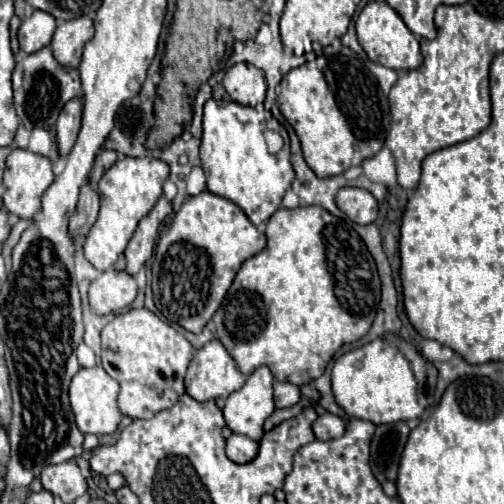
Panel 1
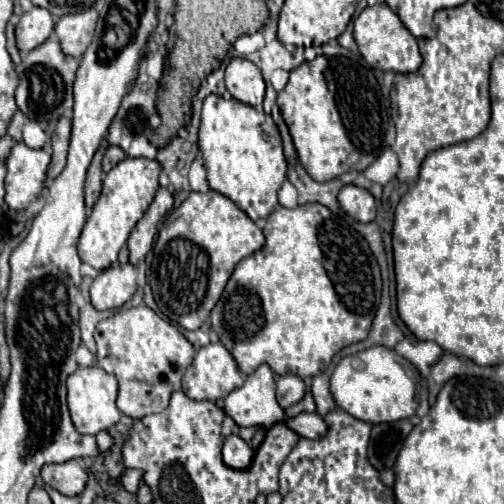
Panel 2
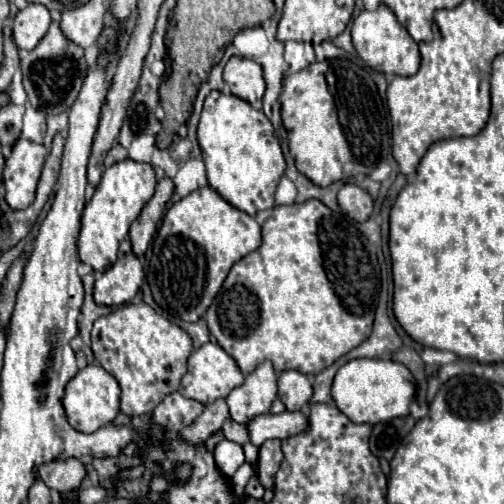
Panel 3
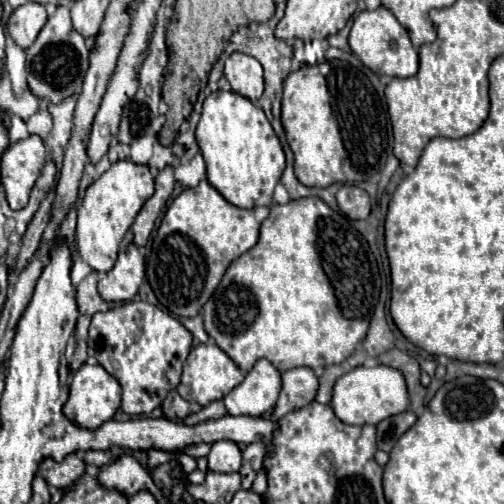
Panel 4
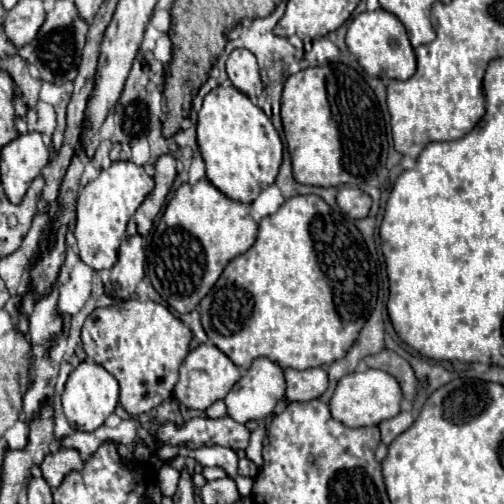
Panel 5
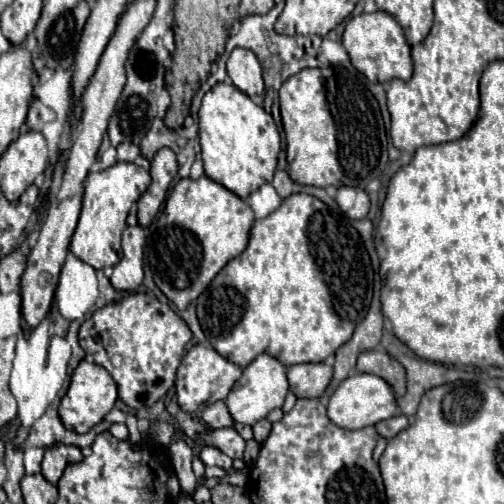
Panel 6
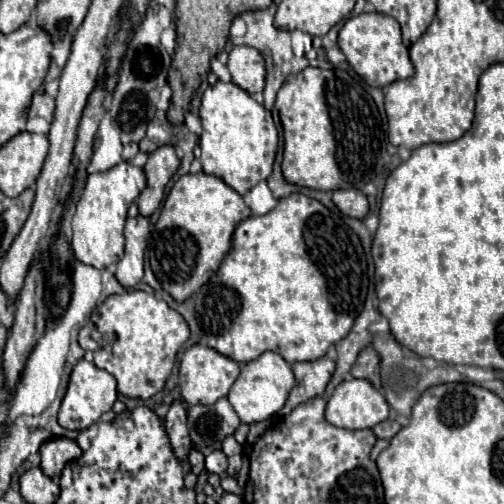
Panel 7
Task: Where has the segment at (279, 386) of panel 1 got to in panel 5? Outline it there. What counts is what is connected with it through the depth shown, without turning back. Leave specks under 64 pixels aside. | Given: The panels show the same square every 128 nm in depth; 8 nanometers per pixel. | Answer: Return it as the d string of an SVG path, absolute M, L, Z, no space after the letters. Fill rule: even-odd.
M286 368L286 398L290 402L308 402L320 398L328 388L328 372L324 368L294 370ZM260 424L260 426L252 432L250 444L248 444L248 448L246 448L246 458L252 460L258 468L260 468L260 464L262 464L262 440L264 440L264 436L266 436L266 430L264 430L264 424Z

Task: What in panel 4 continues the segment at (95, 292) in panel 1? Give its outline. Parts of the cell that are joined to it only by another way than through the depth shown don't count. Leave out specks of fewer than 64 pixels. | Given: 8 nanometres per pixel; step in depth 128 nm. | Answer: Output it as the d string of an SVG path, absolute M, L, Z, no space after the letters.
M130 244L118 252L114 268L100 276L98 292L106 302L132 300L144 276L144 258L136 244Z

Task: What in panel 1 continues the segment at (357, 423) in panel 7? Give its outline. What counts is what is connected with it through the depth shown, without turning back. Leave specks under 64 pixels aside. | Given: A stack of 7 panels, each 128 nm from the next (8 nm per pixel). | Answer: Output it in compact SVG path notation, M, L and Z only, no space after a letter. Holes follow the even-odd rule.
M385 334L358 350L340 356L334 362L332 392L336 402L344 408L348 416L362 418L372 424L392 424L400 420L420 418L424 412L422 408L428 408L434 400L436 378L438 370L430 360L420 356L420 352L416 352L410 344L406 344L398 336ZM416 382L418 382L418 400L416 400Z

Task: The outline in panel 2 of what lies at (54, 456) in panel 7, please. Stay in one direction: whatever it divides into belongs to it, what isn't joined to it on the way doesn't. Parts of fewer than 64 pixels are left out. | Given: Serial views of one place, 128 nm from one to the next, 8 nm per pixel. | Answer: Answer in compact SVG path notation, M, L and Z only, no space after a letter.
M68 460L62 464L44 464L42 480L64 496L78 496L86 486L88 474L78 460Z

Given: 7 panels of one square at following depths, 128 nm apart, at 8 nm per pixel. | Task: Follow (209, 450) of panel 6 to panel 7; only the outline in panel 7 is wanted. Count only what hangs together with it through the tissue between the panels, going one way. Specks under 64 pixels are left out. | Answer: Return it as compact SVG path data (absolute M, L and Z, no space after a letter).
M214 450L206 456L206 470L222 476L228 468L228 456L222 450Z

